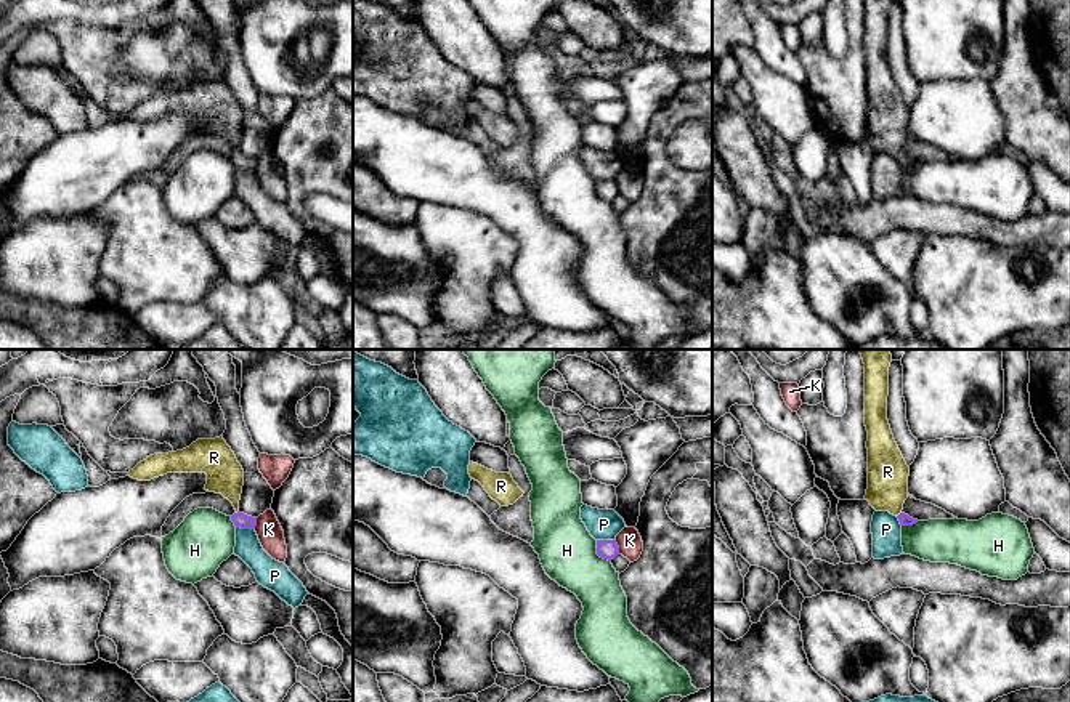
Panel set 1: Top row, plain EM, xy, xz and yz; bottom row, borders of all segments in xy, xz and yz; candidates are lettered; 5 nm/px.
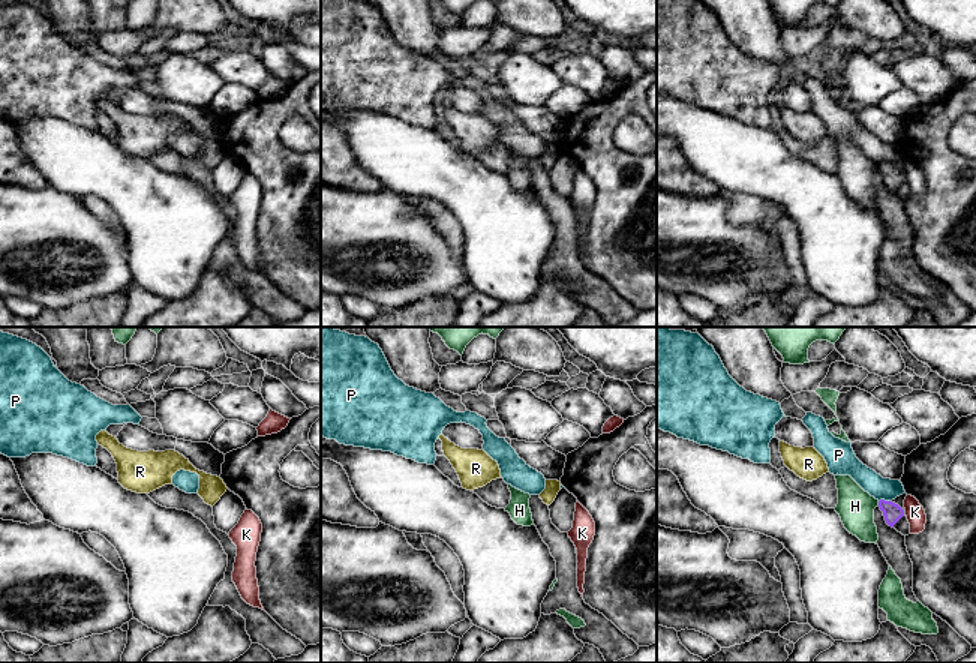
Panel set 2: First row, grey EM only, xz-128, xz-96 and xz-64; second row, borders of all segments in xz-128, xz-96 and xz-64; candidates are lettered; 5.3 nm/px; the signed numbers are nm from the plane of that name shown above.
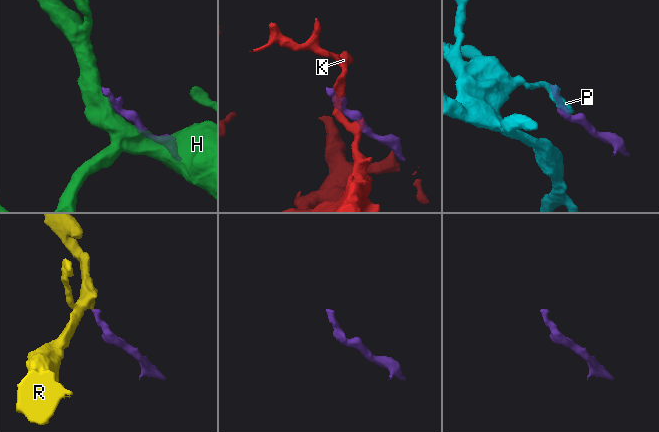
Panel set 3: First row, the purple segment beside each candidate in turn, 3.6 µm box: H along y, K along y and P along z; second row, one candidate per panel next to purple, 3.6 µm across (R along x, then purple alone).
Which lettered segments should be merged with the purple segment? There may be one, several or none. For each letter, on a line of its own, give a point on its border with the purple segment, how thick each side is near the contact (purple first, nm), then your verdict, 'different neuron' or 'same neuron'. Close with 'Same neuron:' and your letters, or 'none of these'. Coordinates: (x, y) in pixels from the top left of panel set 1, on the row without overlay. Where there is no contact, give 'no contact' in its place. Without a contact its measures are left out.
H: xz (597, 194) | 100/280 nm | different neuron
K: xz (618, 188) | 100/120 nm | different neuron
P: xy (246, 169) | 70/140 nm | different neuron
R: yz (899, 156) | 60/200 nm | same neuron
Same neuron: R

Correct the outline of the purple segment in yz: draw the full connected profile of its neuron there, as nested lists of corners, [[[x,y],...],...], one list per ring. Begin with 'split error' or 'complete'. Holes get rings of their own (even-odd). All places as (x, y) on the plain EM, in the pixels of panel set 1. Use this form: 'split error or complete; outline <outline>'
split error; outline [[[863,0],[865,5],[865,67],[868,72],[868,130],[865,141],[876,152],[889,152],[902,167],[918,160],[905,155],[908,139],[906,106],[887,61],[889,8],[892,0]]]

